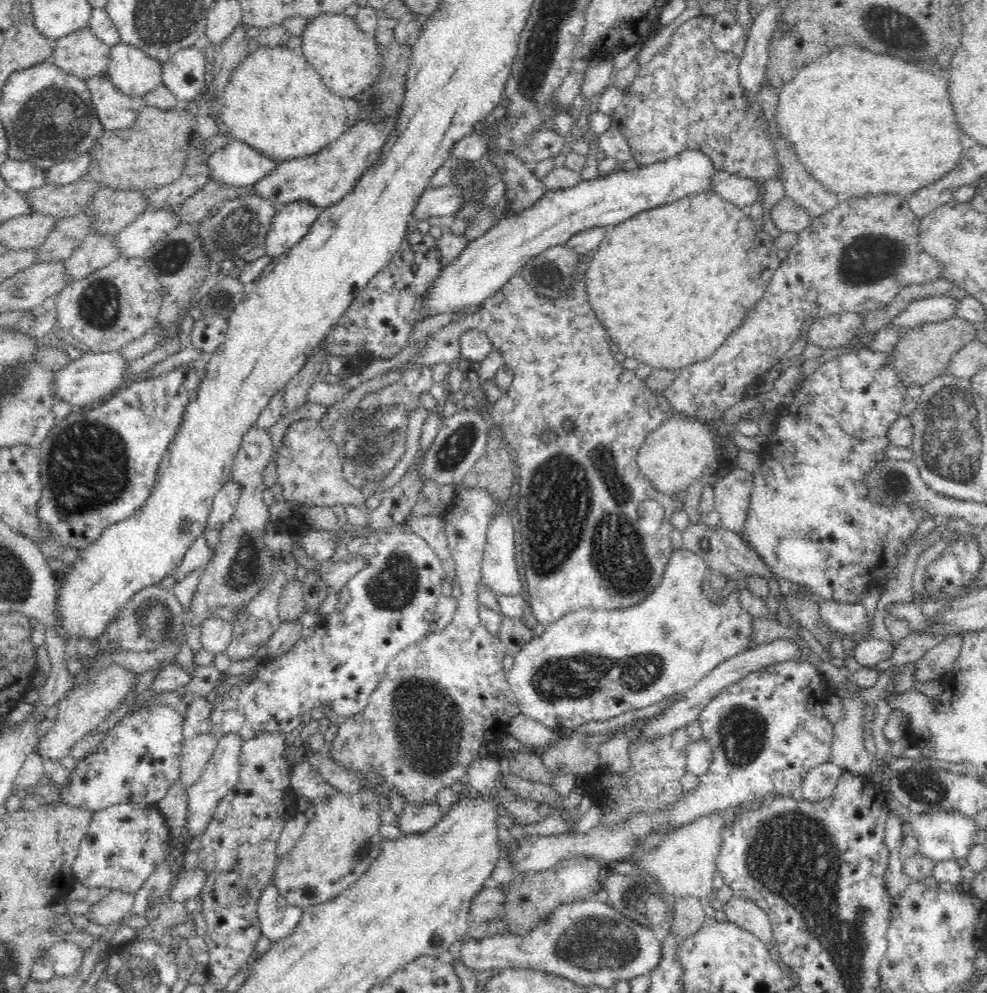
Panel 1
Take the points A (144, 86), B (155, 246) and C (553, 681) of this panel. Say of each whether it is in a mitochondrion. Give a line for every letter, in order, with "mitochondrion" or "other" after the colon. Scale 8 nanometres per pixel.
A: other
B: other
C: mitochondrion

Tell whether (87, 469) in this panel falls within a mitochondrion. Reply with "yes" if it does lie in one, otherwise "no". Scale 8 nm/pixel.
yes

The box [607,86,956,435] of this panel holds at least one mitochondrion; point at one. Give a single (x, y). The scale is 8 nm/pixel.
(868, 258)

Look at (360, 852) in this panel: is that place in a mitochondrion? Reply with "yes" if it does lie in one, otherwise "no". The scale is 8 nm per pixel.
yes

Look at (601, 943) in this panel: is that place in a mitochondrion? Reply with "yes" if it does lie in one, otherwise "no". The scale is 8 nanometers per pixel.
yes

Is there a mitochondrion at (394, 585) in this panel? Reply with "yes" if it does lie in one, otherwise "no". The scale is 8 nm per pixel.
yes

